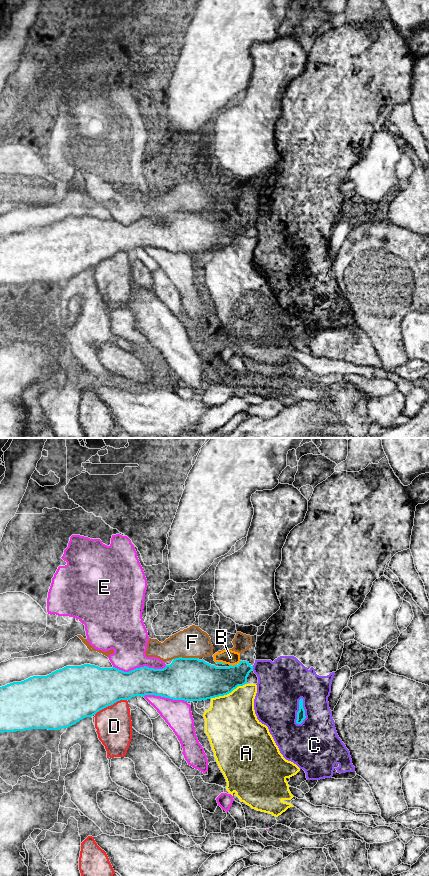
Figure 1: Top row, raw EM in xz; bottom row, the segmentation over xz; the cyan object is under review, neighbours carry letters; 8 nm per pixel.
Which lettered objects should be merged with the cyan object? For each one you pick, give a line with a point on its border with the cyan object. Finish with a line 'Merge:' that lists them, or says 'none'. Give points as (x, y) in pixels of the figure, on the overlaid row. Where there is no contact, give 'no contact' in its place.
Merge: none

